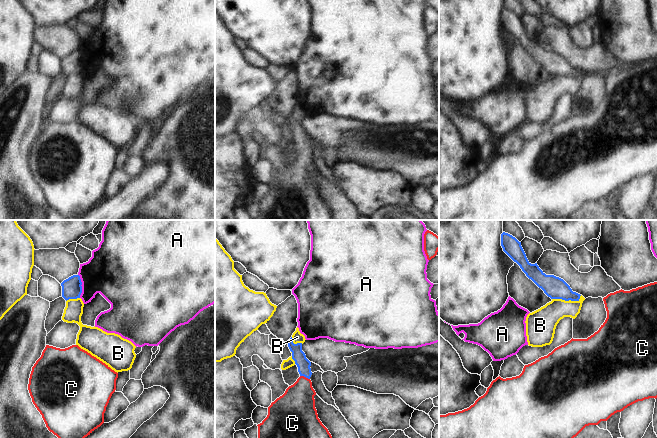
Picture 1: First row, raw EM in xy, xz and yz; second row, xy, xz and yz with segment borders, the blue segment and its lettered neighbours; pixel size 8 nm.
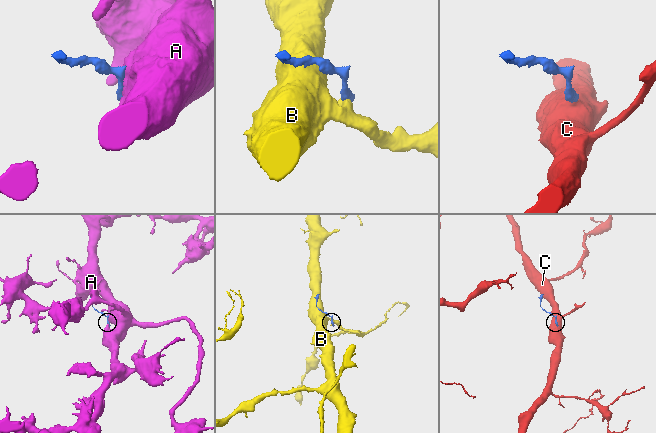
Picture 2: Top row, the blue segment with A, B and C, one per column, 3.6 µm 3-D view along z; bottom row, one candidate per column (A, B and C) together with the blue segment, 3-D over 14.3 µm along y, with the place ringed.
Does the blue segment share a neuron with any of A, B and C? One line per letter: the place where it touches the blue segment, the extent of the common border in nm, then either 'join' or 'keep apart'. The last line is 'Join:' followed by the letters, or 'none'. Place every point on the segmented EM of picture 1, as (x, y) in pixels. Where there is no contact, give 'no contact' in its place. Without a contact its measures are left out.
A: meets blue in xy at (81, 286); contact 190 nm long; keep apart
B: meets blue in yz at (567, 300); contact 240 nm long; keep apart
C: meets blue in xz at (305, 376); contact 90 nm long; join
Join: C

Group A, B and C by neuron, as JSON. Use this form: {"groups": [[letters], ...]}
{"groups": [["A"], ["B"], ["C"]]}

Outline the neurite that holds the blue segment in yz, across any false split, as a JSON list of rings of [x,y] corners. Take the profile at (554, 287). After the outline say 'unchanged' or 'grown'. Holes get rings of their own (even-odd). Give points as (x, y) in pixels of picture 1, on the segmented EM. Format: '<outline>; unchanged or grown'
[[[503,232],[501,234],[501,246],[503,251],[520,266],[526,276],[541,288],[548,297],[565,301],[579,301],[581,295],[573,292],[563,279],[554,275],[546,275],[537,263],[531,264],[526,257],[521,242],[515,237]]]; unchanged

